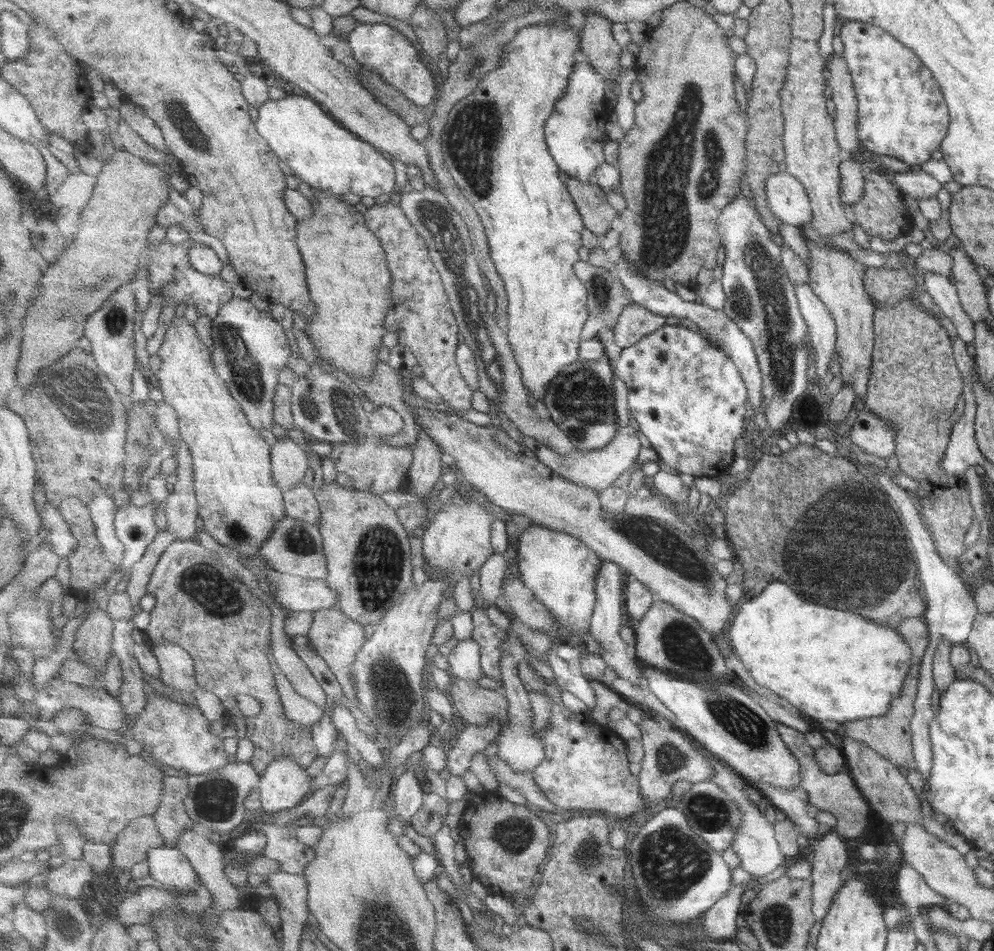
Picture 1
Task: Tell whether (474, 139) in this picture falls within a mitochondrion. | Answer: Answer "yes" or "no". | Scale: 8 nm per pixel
yes

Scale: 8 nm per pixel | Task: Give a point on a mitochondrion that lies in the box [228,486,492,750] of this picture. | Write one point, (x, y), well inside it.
(379, 561)

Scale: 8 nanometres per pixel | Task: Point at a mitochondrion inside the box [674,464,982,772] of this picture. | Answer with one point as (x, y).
(841, 567)

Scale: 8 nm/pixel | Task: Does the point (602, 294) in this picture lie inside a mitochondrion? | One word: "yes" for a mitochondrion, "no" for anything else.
yes

